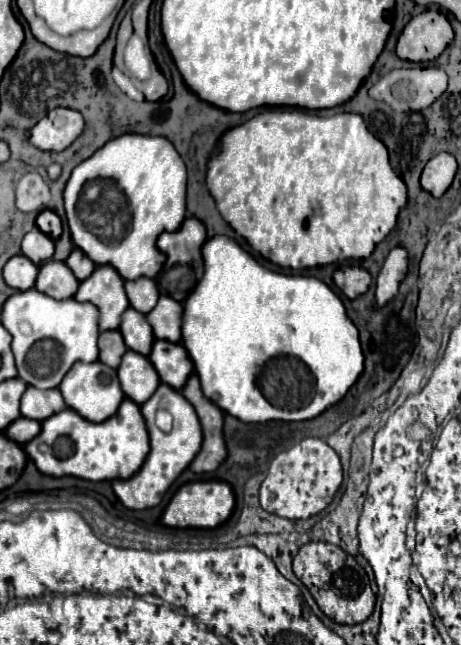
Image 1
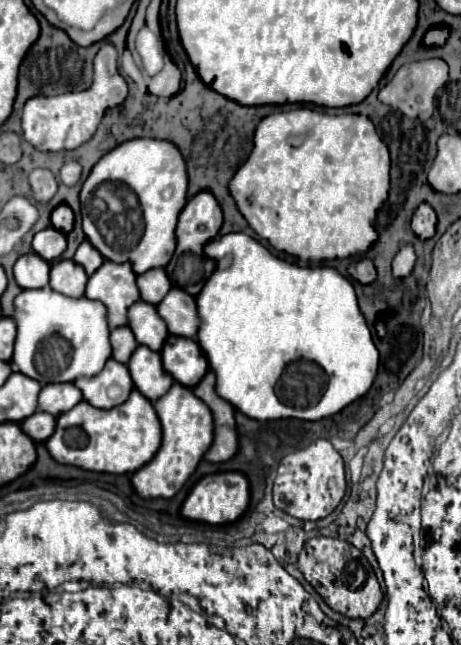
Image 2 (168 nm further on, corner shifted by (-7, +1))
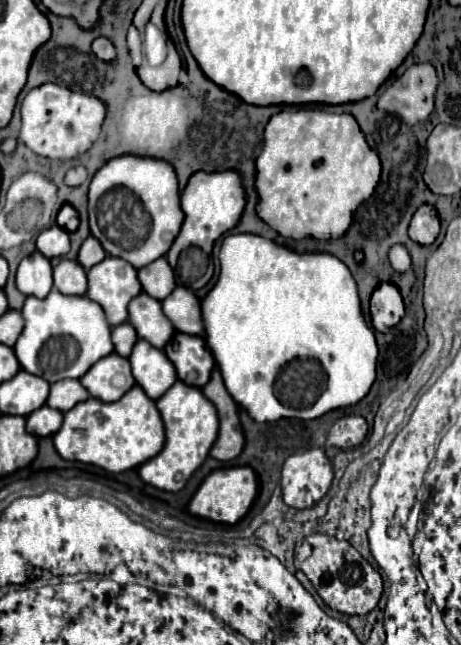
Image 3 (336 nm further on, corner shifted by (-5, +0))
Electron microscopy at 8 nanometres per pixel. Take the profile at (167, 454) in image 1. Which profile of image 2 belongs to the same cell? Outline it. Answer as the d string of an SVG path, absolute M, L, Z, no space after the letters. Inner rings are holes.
M173 383L173 387L153 403L153 407L161 421L163 443L155 457L133 473L131 485L143 499L171 499L191 477L201 457L209 449L213 439L213 419L209 407L199 397L195 397L189 387L183 387L181 383Z

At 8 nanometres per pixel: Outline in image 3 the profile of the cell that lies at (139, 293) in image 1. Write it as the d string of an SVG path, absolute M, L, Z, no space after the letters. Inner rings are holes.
M161 256L155 262L141 268L139 280L143 284L143 290L157 300L167 298L175 288L175 276L173 276L173 270L165 256Z

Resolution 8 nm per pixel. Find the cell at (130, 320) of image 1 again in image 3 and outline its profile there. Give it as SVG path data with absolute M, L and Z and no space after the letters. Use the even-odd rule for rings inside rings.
M147 292L129 302L129 324L133 324L139 338L149 340L155 348L163 348L175 332L171 320L161 310L161 302Z

